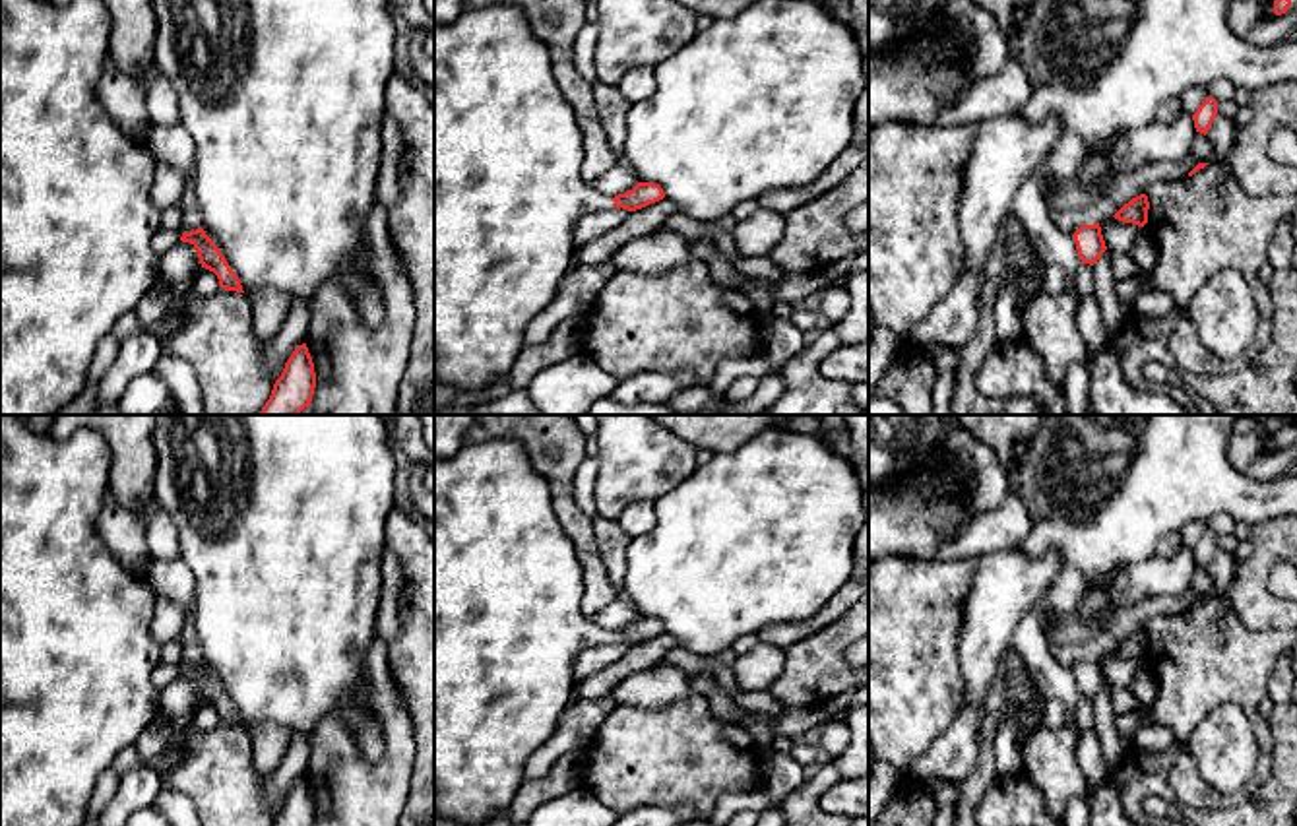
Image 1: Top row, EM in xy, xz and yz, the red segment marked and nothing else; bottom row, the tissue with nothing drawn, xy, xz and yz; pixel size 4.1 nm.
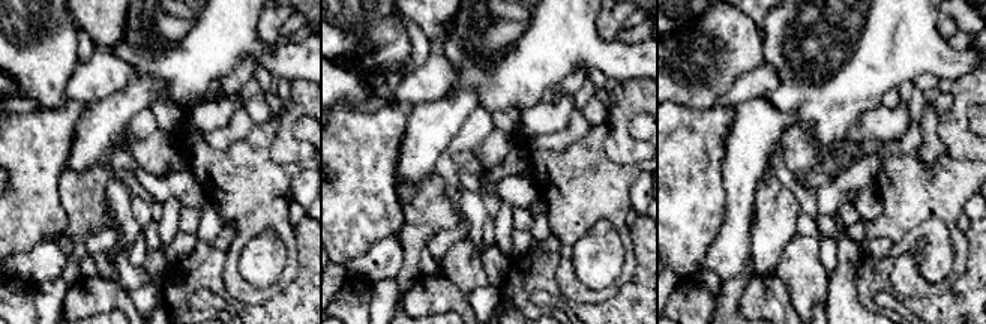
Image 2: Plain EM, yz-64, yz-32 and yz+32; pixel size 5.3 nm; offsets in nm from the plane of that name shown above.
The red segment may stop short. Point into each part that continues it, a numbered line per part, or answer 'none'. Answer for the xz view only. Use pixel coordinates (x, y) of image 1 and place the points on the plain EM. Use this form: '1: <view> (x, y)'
1: xz (508, 623)

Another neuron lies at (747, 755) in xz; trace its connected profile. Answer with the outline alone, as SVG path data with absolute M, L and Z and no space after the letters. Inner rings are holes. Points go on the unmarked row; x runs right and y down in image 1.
M698 692L686 702L655 710L618 704L584 750L584 787L607 809L624 814L638 807L688 803L696 820L710 820L719 795L748 791L762 758L752 735L713 717L706 696Z

